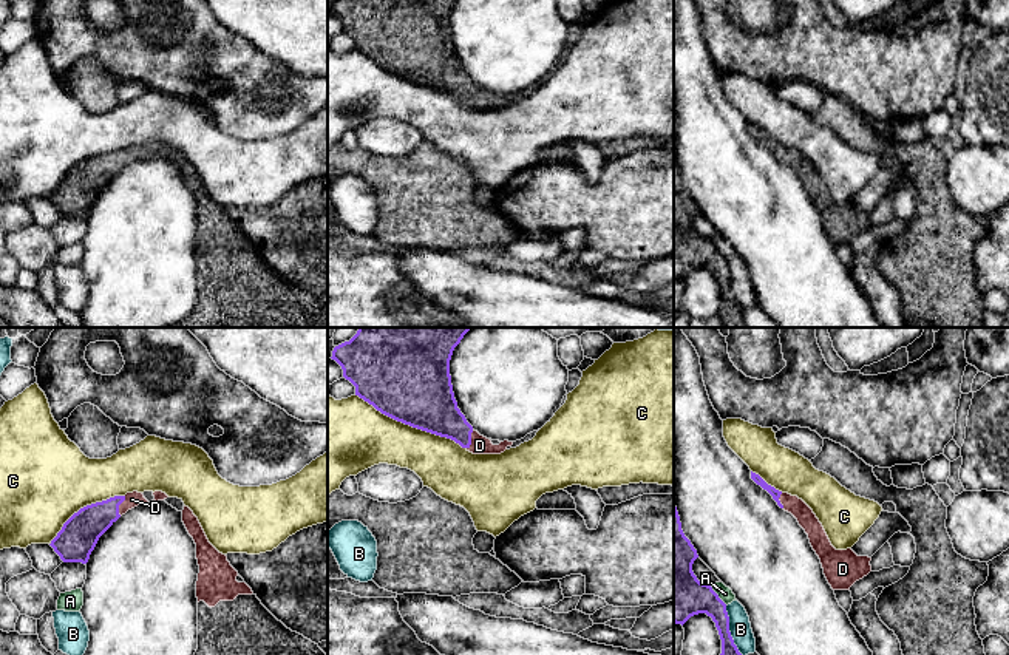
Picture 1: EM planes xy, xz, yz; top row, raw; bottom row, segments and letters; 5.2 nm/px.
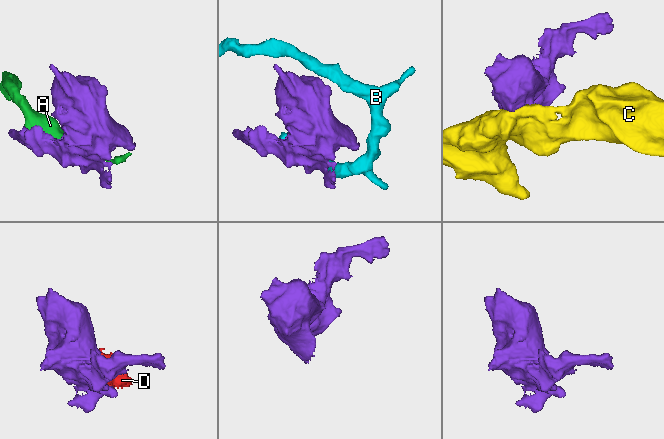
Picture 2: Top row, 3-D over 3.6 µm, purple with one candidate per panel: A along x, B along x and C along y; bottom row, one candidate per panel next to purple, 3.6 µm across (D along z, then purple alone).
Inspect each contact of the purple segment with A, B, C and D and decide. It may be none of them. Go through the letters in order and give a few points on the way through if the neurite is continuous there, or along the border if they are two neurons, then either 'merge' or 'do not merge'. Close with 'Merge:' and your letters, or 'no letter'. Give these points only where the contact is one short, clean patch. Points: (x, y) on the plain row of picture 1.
A: do not merge
B: do not merge
C: do not merge
D: across xz (433, 62), (470, 93), (479, 99) | merge
Merge: D

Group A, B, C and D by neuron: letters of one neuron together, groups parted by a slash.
A / B / C / D

